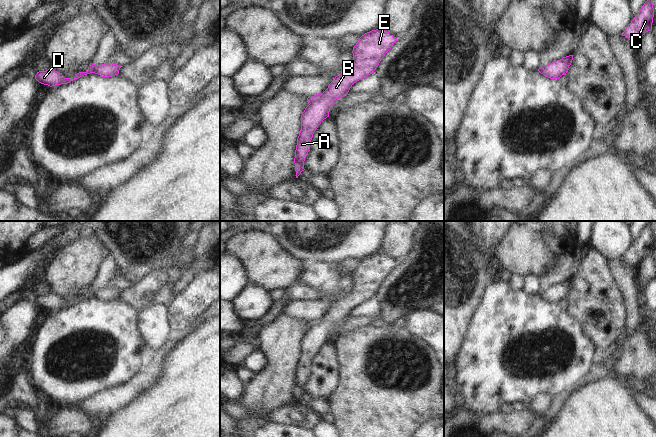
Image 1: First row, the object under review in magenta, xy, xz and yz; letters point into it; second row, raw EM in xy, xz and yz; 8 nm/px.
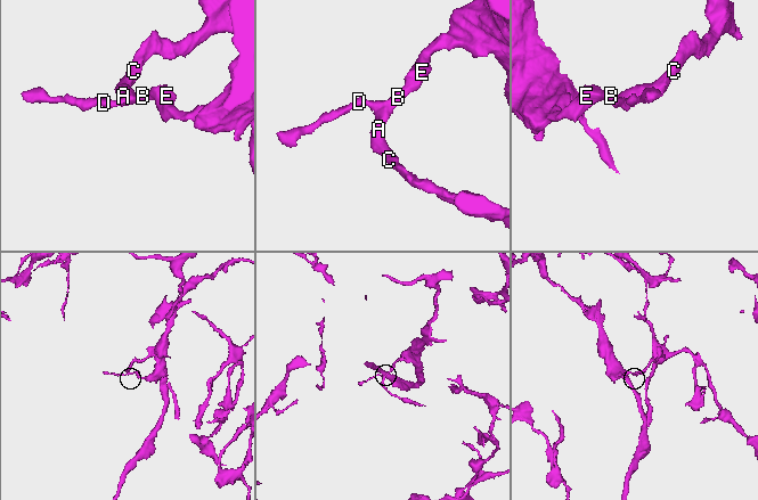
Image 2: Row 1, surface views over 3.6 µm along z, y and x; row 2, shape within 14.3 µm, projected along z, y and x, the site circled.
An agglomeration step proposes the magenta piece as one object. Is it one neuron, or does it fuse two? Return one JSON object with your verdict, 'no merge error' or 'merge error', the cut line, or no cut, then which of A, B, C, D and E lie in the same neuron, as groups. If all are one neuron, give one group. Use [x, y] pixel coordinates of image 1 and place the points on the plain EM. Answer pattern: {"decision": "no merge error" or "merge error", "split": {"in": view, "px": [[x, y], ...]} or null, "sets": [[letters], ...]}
{"decision": "merge error", "split": {"in": "xz", "px": [[321, 319], [318, 324], [310, 327]]}, "sets": [["A", "B", "C", "E"], ["D"]]}

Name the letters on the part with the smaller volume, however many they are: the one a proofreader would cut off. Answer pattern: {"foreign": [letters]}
{"foreign": ["D"]}

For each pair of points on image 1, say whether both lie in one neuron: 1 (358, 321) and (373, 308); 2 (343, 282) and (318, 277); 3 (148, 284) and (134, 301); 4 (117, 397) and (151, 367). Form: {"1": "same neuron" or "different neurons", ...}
{"1": "different neurons", "2": "same neuron", "3": "same neuron", "4": "same neuron"}

